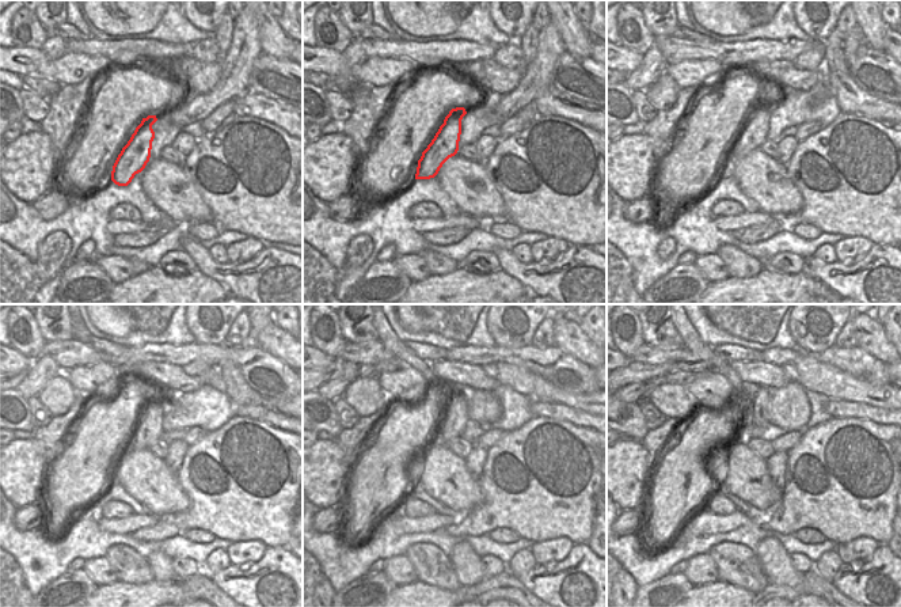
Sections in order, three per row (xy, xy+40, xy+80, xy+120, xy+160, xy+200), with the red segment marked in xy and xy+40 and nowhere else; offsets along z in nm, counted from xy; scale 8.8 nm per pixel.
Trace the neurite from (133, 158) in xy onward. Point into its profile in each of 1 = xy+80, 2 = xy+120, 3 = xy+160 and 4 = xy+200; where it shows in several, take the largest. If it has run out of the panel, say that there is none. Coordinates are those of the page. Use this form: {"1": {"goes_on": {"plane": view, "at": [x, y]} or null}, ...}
{"1": {"goes_on": {"plane": "xy+80", "at": [755, 131]}}, "2": {"goes_on": {"plane": "xy+120", "at": [148, 431]}}, "3": {"goes_on": {"plane": "xy+160", "at": [455, 420]}}, "4": {"goes_on": {"plane": "xy+200", "at": [759, 412]}}}

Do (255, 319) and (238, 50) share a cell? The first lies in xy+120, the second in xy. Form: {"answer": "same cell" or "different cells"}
{"answer": "different cells"}

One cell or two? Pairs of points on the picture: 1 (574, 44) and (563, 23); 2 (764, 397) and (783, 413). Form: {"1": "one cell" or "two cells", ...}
{"1": "one cell", "2": "two cells"}

